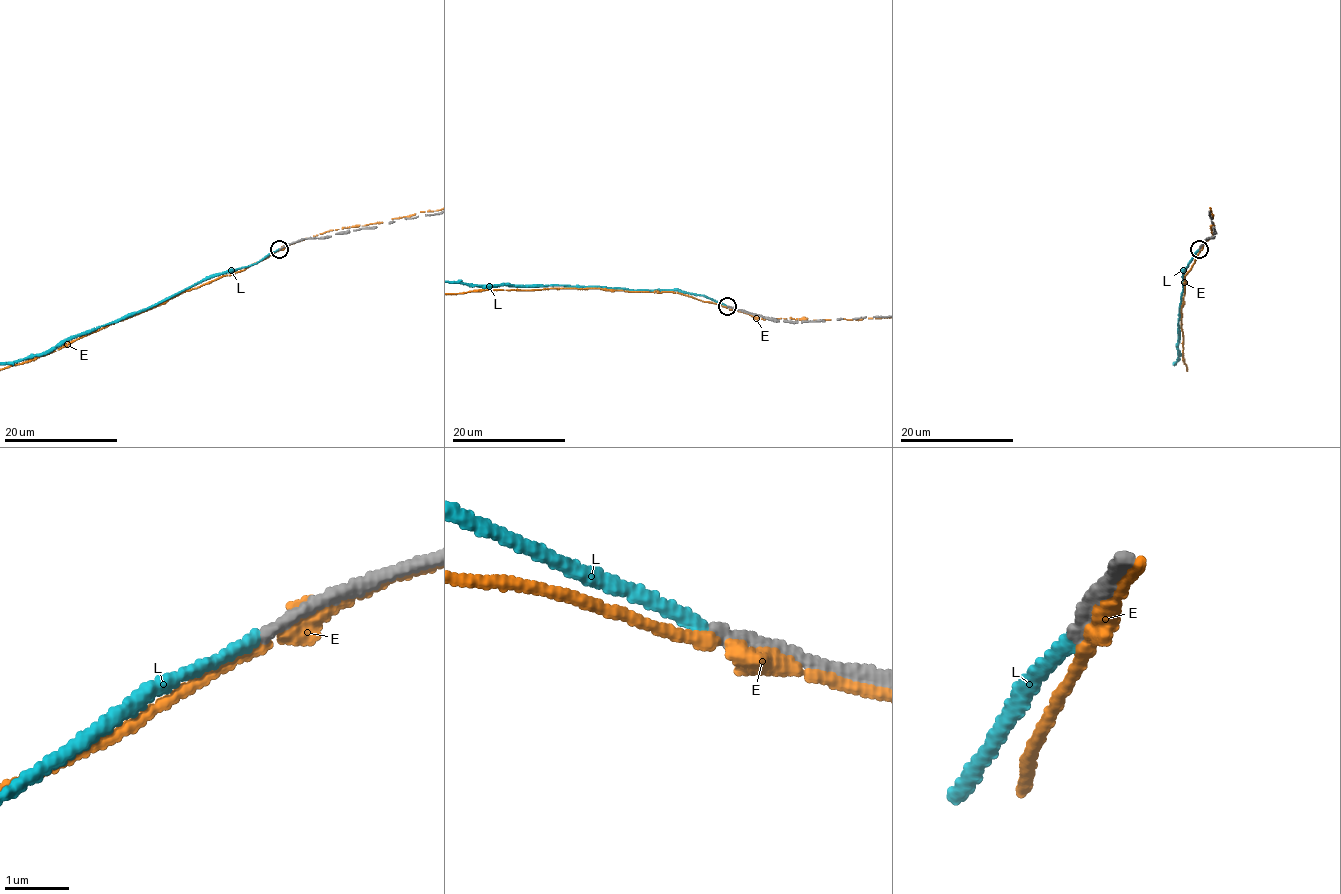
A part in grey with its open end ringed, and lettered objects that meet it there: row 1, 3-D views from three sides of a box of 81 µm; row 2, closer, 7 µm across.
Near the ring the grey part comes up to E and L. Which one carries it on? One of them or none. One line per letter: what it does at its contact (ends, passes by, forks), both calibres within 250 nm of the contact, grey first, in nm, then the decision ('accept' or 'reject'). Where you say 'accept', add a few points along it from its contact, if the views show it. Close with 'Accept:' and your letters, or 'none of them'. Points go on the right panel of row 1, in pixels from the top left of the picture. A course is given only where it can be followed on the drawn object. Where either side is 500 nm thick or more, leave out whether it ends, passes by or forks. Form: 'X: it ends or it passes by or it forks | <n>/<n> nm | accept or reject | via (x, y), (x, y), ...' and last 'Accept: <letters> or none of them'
E: it passes by | 190/240 nm | reject
L: it ends | 200/200 nm | accept
Accept: L

